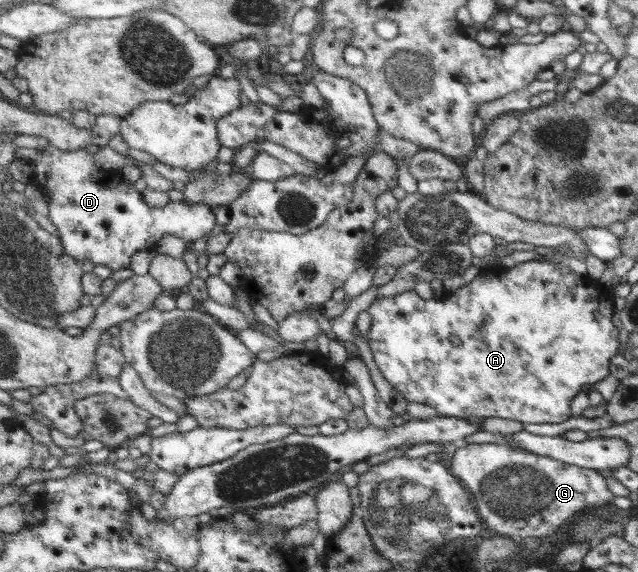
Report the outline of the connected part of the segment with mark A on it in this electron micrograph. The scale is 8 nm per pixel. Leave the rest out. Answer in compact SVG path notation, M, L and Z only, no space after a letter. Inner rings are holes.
M530 260L519 263L515 267L505 267L500 264L484 269L484 274L478 275L472 283L464 285L457 291L447 290L441 300L424 299L418 292L410 291L405 294L376 300L369 308L373 317L369 330L369 341L374 351L375 360L384 372L384 376L405 394L409 402L422 402L437 408L441 415L462 417L467 419L496 418L517 420L526 424L562 424L570 418L570 402L586 384L594 384L608 376L610 358L616 356L618 348L618 330L612 324L612 296L606 294L600 286L599 280L590 280L588 274L576 276L566 264L552 260ZM454 336L458 336L462 343L454 344Z

